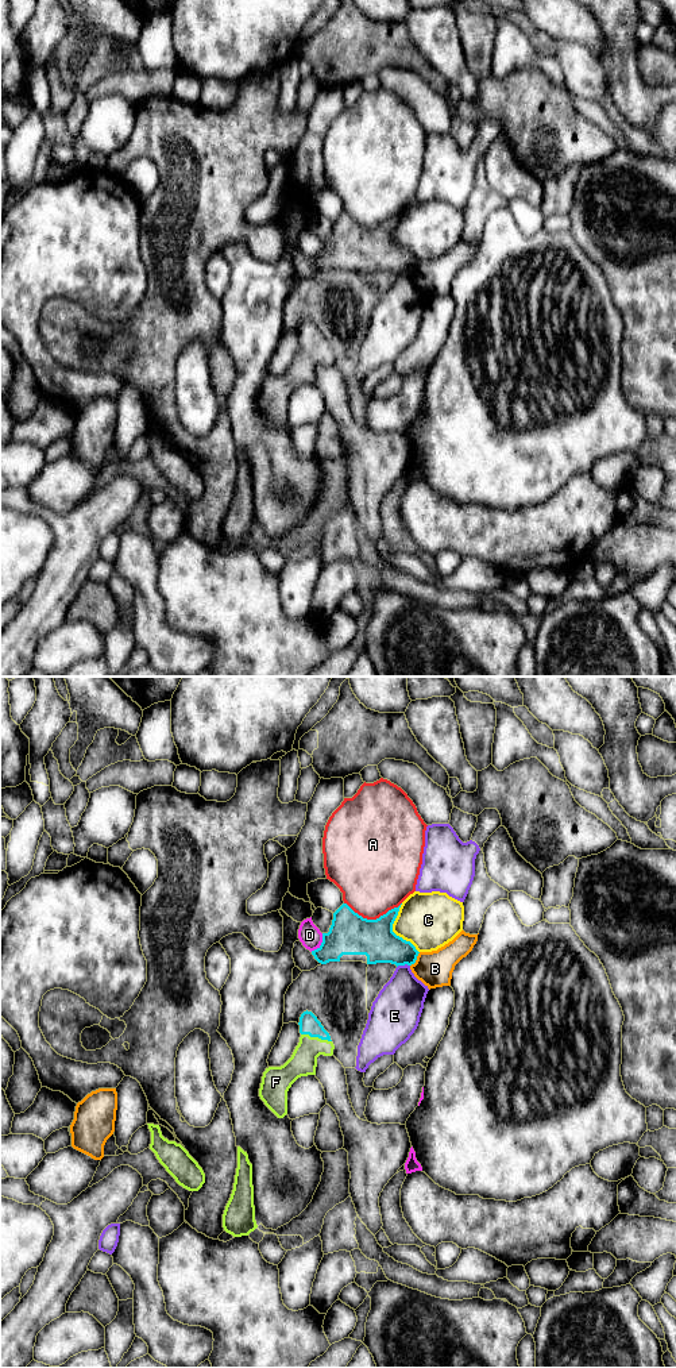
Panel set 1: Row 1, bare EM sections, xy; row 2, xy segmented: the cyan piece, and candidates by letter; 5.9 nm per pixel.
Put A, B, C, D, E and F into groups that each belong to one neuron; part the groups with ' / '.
A / B / C / D / E / F

